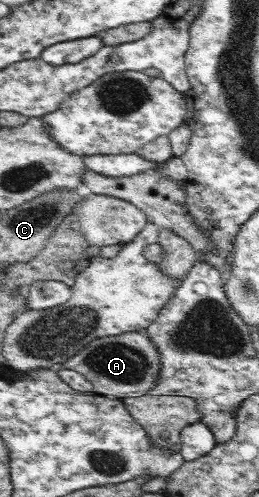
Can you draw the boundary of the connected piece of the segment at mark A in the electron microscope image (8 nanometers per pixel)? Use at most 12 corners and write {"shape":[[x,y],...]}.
{"shape":[[144,331],[96,338],[66,360],[93,393],[149,394],[161,376]]}

